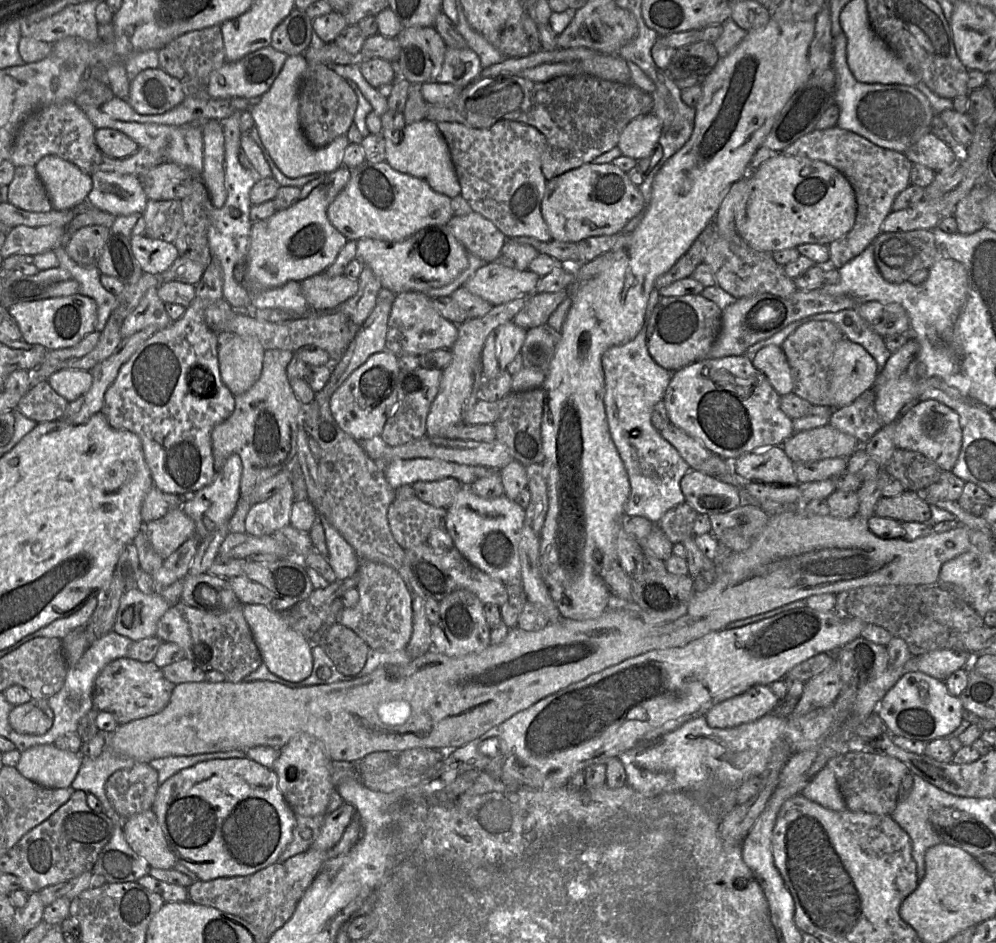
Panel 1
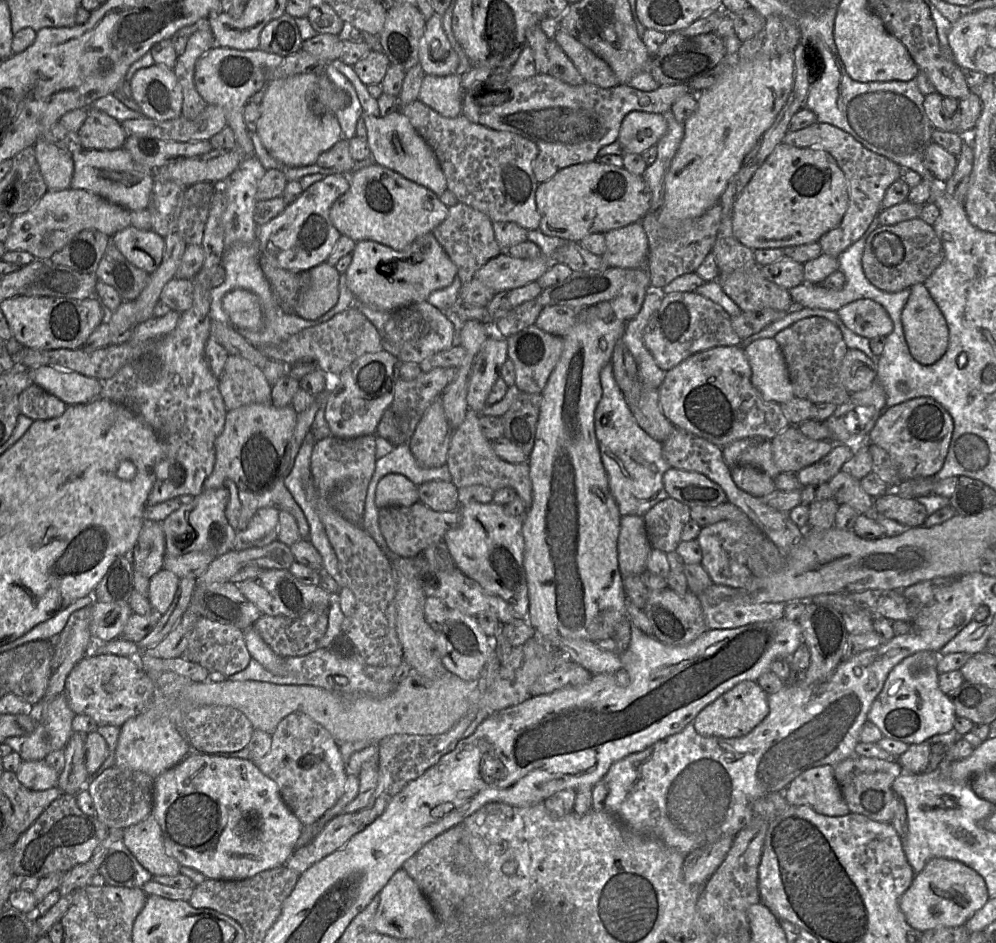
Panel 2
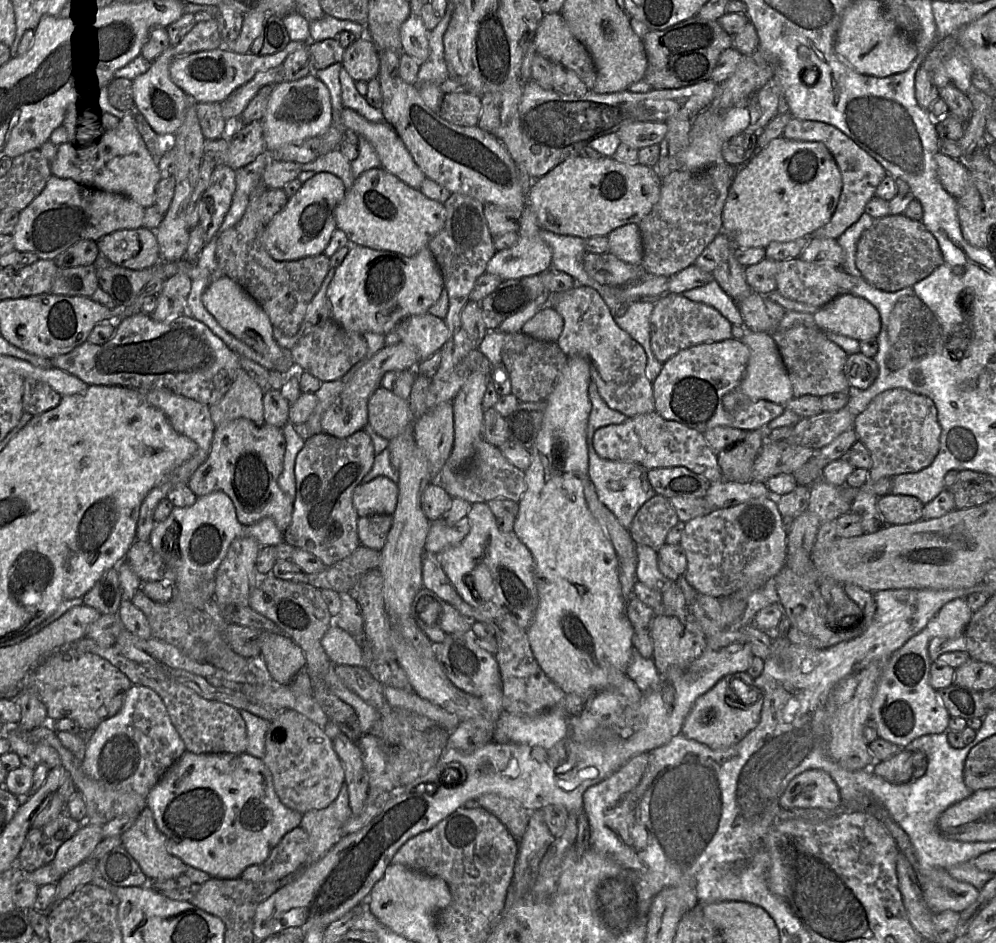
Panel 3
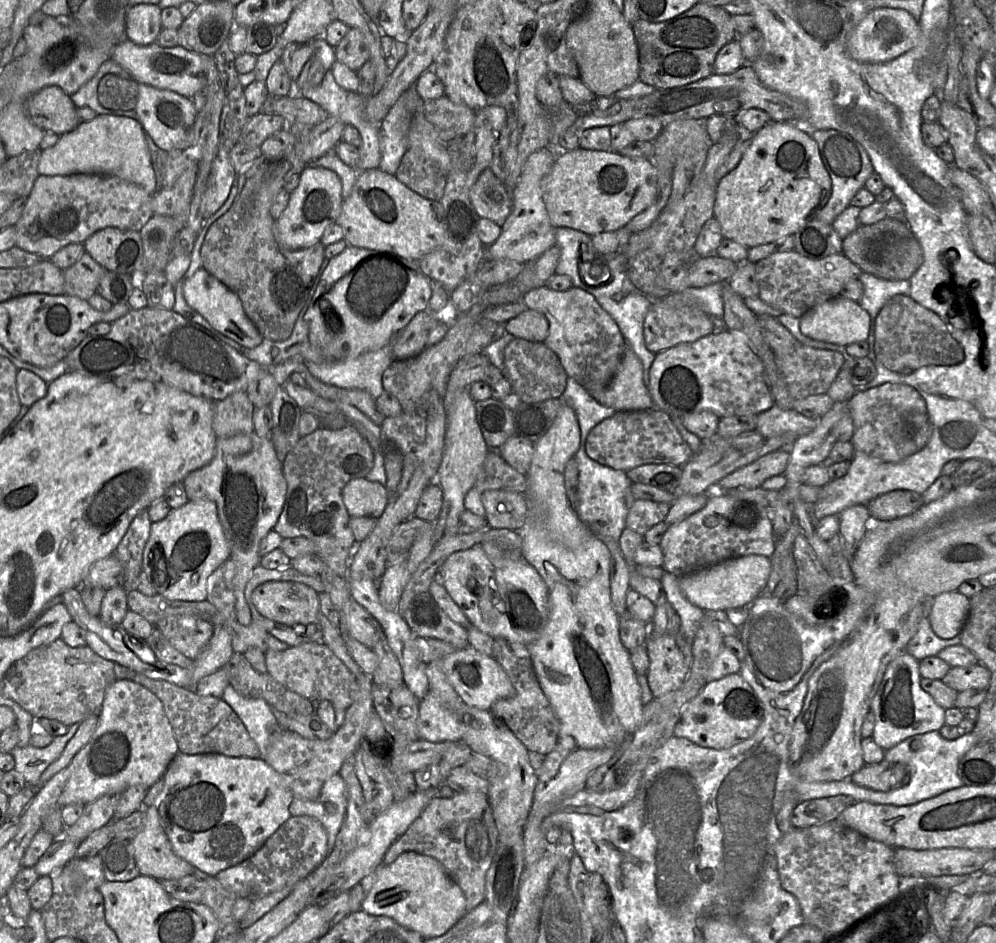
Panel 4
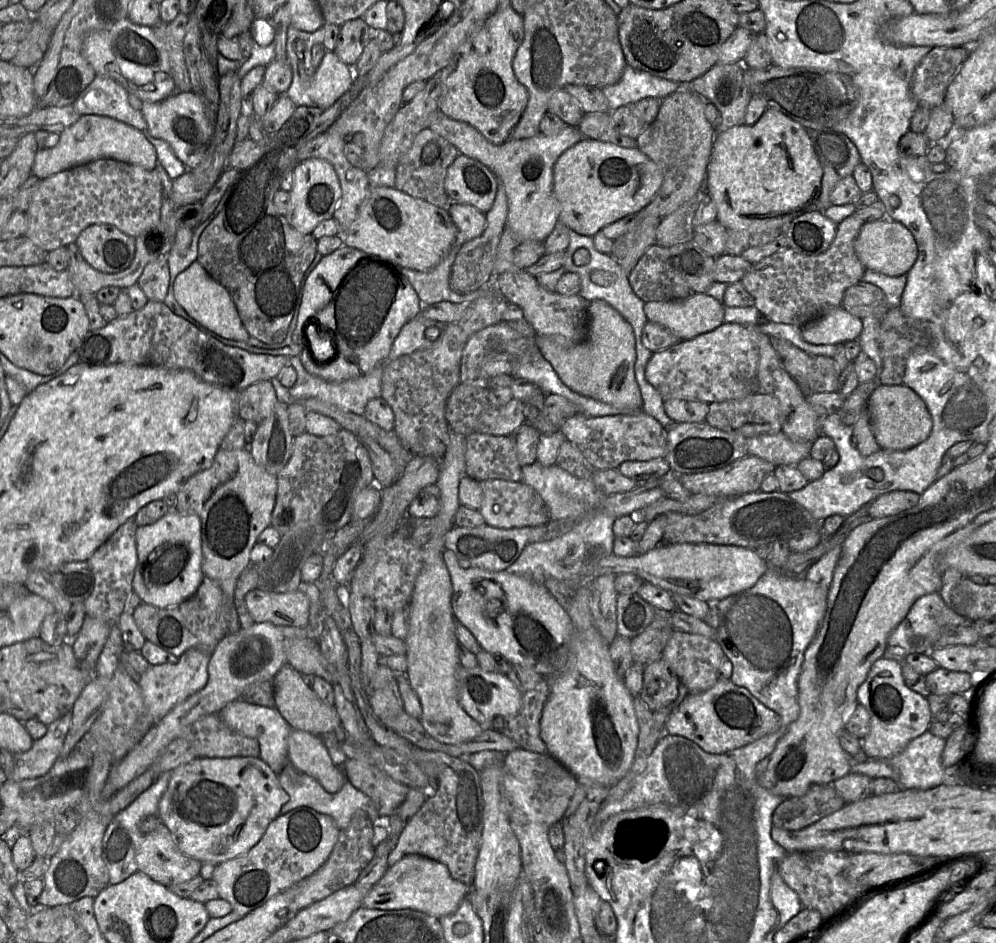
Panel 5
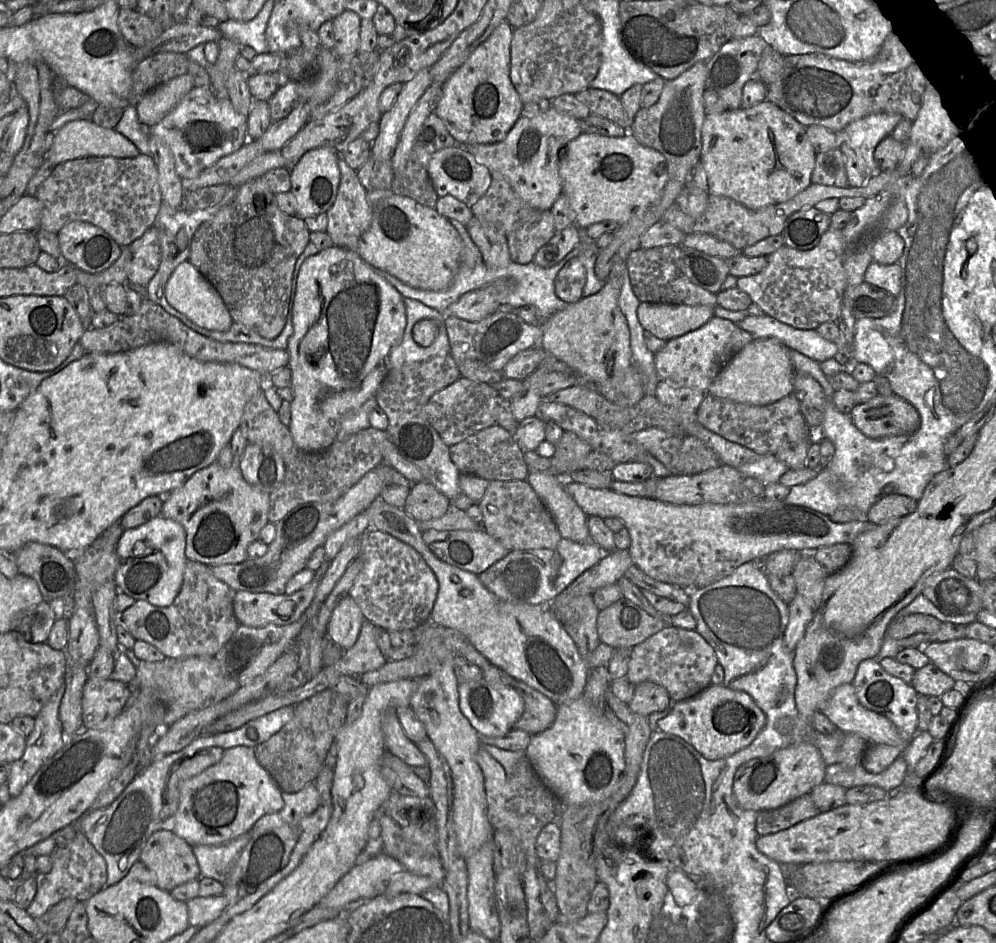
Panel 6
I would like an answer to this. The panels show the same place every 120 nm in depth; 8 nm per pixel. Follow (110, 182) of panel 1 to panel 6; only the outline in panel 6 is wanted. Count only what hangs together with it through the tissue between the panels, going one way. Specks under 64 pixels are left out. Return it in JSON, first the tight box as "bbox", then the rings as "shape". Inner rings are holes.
{"bbox":[44,119,139,168],"shape":[[[80,119],[70,121],[55,131],[53,144],[45,152],[44,160],[53,168],[66,161],[88,156],[133,158],[139,154],[137,146],[114,128],[104,128],[89,119]]]}

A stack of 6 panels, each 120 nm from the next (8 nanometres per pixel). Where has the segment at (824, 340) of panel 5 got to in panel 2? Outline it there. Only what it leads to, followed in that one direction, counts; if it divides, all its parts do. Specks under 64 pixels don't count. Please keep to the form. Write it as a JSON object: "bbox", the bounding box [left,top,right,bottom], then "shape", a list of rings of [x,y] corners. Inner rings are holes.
{"bbox":[836,299,893,340],"shape":[[[871,299],[855,300],[836,312],[848,329],[869,340],[888,336],[893,330],[893,322],[886,309]]]}

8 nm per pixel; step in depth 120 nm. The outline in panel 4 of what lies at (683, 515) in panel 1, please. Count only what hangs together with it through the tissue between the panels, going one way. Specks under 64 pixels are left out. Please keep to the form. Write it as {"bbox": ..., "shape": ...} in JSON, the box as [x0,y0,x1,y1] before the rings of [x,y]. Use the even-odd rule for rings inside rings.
{"bbox":[626,500,672,535],"shape":[[[635,500],[626,518],[626,527],[644,535],[652,526],[664,522],[672,504]]]}

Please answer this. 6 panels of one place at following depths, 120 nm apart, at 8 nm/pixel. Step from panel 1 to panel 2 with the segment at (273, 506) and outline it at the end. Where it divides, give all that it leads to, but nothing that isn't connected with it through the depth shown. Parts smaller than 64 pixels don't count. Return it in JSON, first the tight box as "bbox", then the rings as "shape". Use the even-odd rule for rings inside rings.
{"bbox":[232,507,280,550],"shape":[[[276,507],[258,509],[246,527],[236,533],[232,549],[244,550],[252,547],[261,547],[276,540],[279,513],[280,510]]]}

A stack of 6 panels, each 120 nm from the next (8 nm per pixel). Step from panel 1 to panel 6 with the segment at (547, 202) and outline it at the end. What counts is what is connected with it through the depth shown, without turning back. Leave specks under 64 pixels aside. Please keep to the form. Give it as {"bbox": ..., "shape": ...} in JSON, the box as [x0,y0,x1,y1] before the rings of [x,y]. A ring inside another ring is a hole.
{"bbox":[559,132,668,228],"shape":[[[582,132],[559,157],[562,193],[567,197],[578,228],[609,220],[618,227],[642,216],[660,198],[668,181],[667,162],[658,151],[642,145],[633,135],[607,137]]]}

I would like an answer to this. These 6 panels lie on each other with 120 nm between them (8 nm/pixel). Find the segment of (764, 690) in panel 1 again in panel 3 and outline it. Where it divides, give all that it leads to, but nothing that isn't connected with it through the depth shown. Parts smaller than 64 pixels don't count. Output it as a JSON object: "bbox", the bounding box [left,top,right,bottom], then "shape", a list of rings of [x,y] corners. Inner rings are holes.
{"bbox":[680,672,762,749],"shape":[[[747,672],[726,675],[695,701],[684,720],[680,734],[712,749],[728,748],[758,725],[762,705],[762,693]]]}

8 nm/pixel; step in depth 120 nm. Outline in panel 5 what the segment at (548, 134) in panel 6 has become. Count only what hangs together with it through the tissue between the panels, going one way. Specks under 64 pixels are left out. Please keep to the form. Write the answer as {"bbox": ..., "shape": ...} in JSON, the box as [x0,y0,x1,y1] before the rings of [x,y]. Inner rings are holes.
{"bbox":[429,110,583,242],"shape":[[[440,110],[432,115],[429,128],[453,144],[460,154],[478,160],[497,177],[500,184],[505,188],[508,202],[508,217],[506,226],[515,235],[524,241],[544,242],[559,221],[560,205],[553,193],[553,167],[559,156],[570,147],[579,142],[583,136],[579,129],[574,126],[567,126],[557,135],[538,135],[526,139],[508,139],[506,142],[495,145],[489,142],[478,130],[471,125],[451,119],[445,116]]]}

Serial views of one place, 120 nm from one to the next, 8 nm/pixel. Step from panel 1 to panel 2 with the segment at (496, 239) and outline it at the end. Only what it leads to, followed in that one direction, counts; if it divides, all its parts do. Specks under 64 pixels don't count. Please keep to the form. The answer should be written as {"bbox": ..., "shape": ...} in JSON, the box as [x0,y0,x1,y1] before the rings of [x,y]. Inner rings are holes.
{"bbox":[433,202,502,285],"shape":[[[458,202],[455,206],[449,208],[447,218],[433,230],[433,235],[456,265],[457,278],[462,282],[462,285],[474,279],[475,273],[481,267],[502,253],[495,240],[490,218],[462,202]]]}

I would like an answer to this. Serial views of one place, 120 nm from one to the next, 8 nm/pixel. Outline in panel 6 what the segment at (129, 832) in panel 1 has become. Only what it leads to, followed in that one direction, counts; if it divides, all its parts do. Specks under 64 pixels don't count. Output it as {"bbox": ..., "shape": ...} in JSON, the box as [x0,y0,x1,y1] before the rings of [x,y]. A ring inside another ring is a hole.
{"bbox":[139,829,200,892],"shape":[[[171,829],[152,833],[141,850],[139,860],[155,877],[156,885],[167,892],[200,878],[192,846]]]}

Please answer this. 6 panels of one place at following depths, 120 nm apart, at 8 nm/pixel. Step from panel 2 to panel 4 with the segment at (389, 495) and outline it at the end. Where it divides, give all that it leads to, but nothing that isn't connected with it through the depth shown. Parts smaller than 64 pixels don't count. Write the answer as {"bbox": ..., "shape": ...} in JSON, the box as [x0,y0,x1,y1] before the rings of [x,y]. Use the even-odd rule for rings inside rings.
{"bbox":[342,478,389,518],"shape":[[[365,478],[353,479],[342,493],[344,504],[351,517],[379,518],[389,502],[386,487],[379,482]]]}

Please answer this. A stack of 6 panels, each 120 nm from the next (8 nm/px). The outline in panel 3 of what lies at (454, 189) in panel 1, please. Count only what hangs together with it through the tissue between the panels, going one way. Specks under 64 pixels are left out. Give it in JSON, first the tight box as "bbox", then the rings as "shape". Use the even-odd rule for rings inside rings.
{"bbox":[338,108,426,190],"shape":[[[348,108],[342,110],[338,122],[344,128],[364,137],[372,145],[381,161],[381,167],[411,188],[419,190],[426,176],[391,126],[385,121],[370,122]]]}

